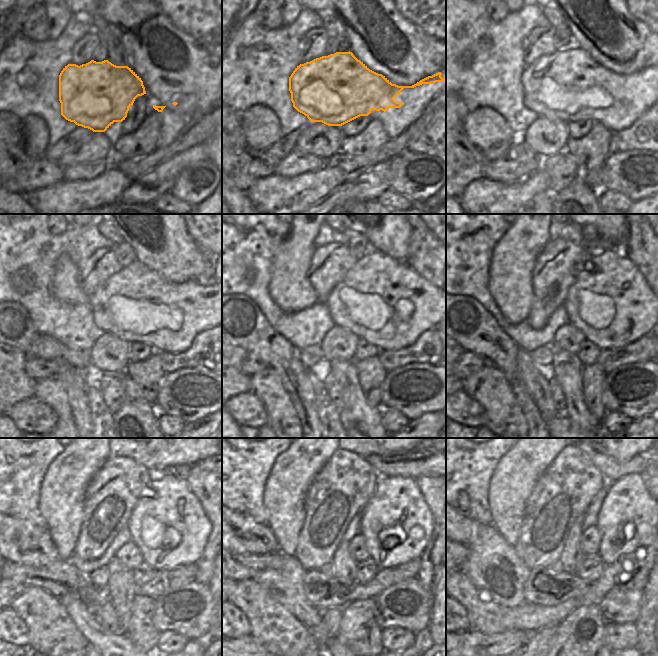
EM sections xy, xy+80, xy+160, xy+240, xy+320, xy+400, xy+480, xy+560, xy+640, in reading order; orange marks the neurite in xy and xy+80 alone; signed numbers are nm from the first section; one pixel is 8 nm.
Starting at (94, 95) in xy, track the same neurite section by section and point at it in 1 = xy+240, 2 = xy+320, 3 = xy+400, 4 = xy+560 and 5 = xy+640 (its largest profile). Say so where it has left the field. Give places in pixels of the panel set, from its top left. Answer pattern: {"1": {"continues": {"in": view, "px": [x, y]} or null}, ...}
{"1": {"continues": {"in": "xy+240", "px": [135, 301]}}, "2": {"continues": {"in": "xy+320", "px": [376, 295]}}, "3": {"continues": {"in": "xy+400", "px": [605, 298]}}, "4": {"continues": {"in": "xy+560", "px": [397, 507]}}, "5": {"continues": {"in": "xy+640", "px": [629, 516]}}}

